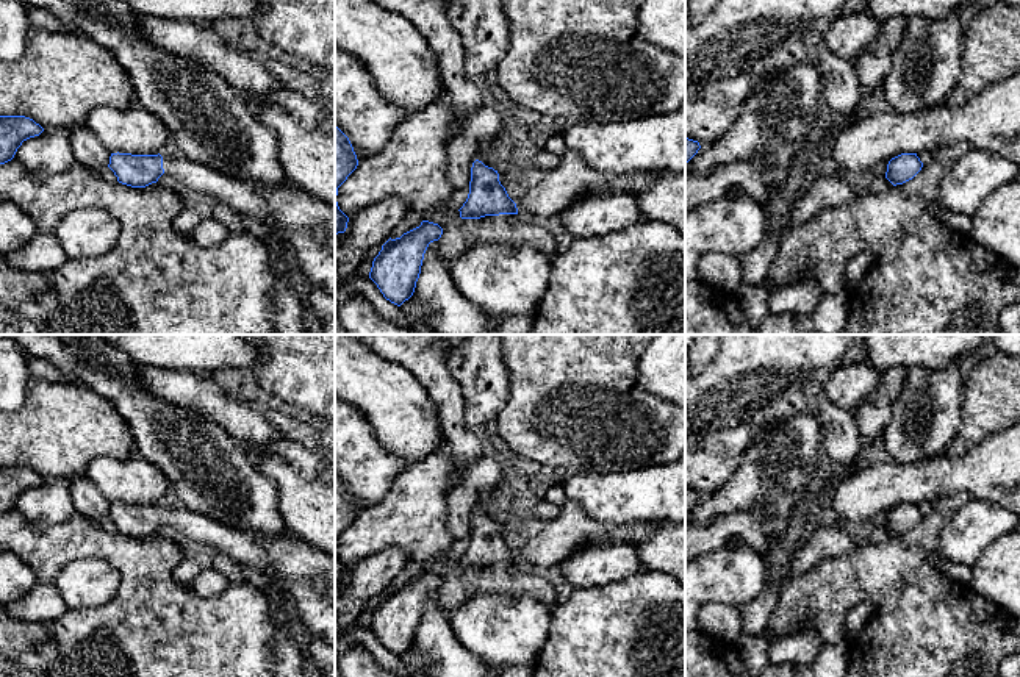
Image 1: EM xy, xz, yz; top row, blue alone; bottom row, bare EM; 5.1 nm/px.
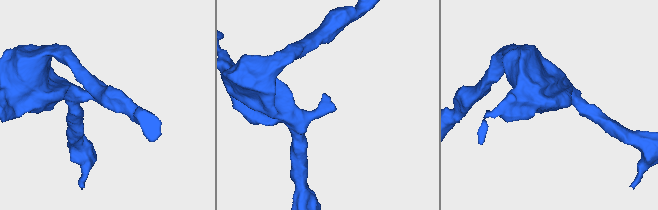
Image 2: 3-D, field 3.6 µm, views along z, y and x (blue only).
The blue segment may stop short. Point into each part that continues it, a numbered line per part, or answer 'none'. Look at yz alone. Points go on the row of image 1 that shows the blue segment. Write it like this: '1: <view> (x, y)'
none

